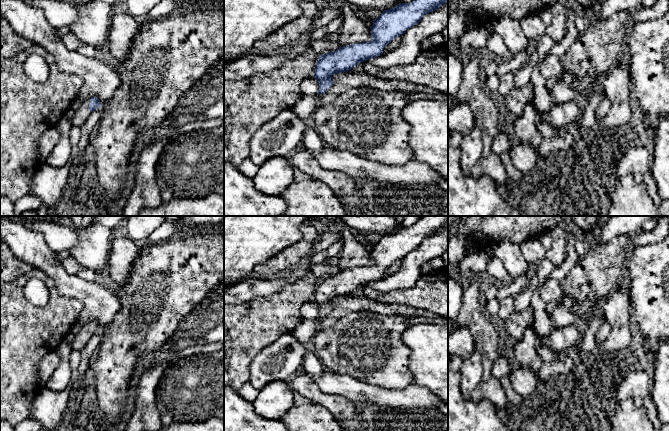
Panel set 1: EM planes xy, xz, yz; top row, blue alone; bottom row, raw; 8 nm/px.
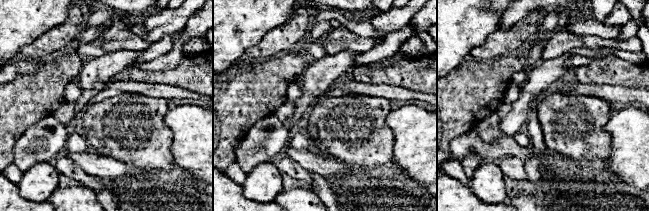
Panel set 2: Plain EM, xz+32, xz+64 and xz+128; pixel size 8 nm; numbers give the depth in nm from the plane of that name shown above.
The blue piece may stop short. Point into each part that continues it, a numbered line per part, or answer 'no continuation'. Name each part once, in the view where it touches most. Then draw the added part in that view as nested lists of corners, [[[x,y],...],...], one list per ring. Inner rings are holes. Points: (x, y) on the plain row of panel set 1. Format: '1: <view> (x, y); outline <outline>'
1: xy (82, 337); outline [[[90,322],[85,323],[77,332],[73,342],[72,342],[72,350],[81,351],[84,346],[89,342],[91,339],[91,335],[88,333],[89,331]]]

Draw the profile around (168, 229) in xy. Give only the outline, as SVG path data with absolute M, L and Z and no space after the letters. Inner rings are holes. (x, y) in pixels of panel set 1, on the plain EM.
M181 216L165 221L154 230L142 244L158 244L172 239L177 229L183 226L210 227L224 222L224 216Z

